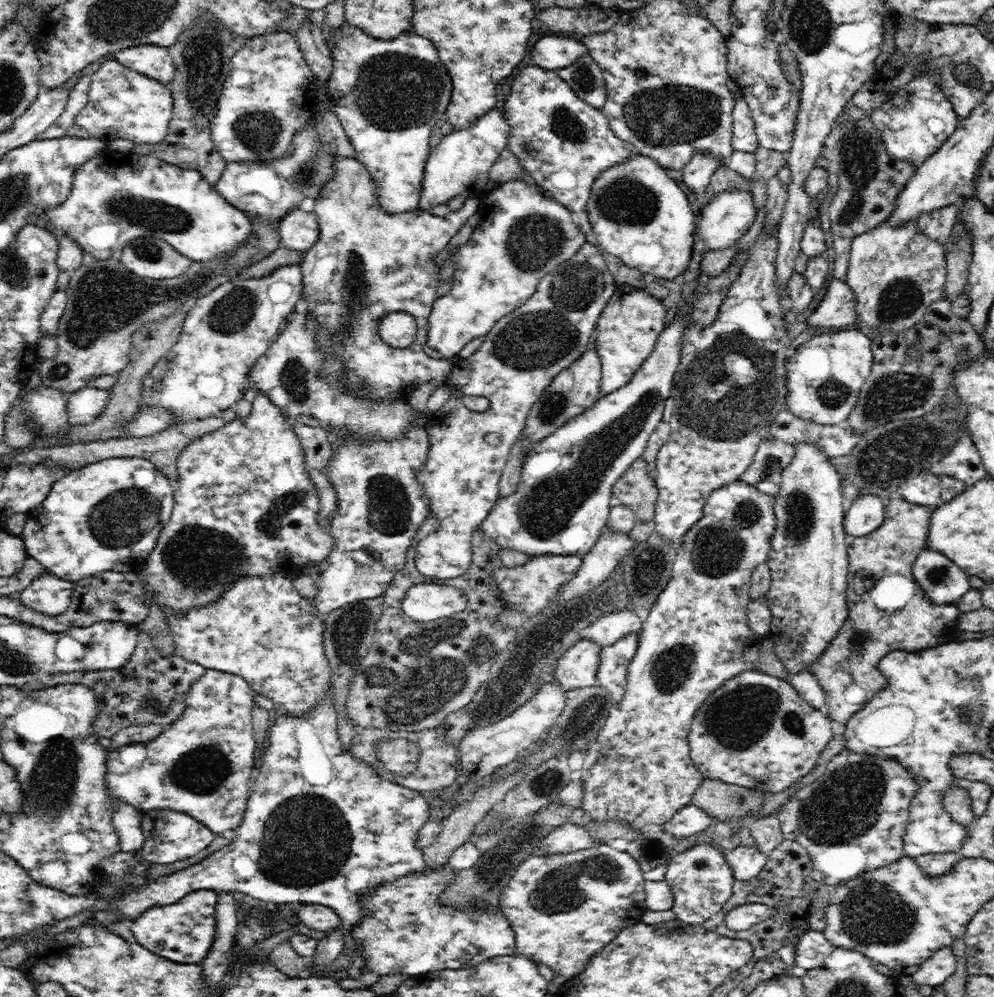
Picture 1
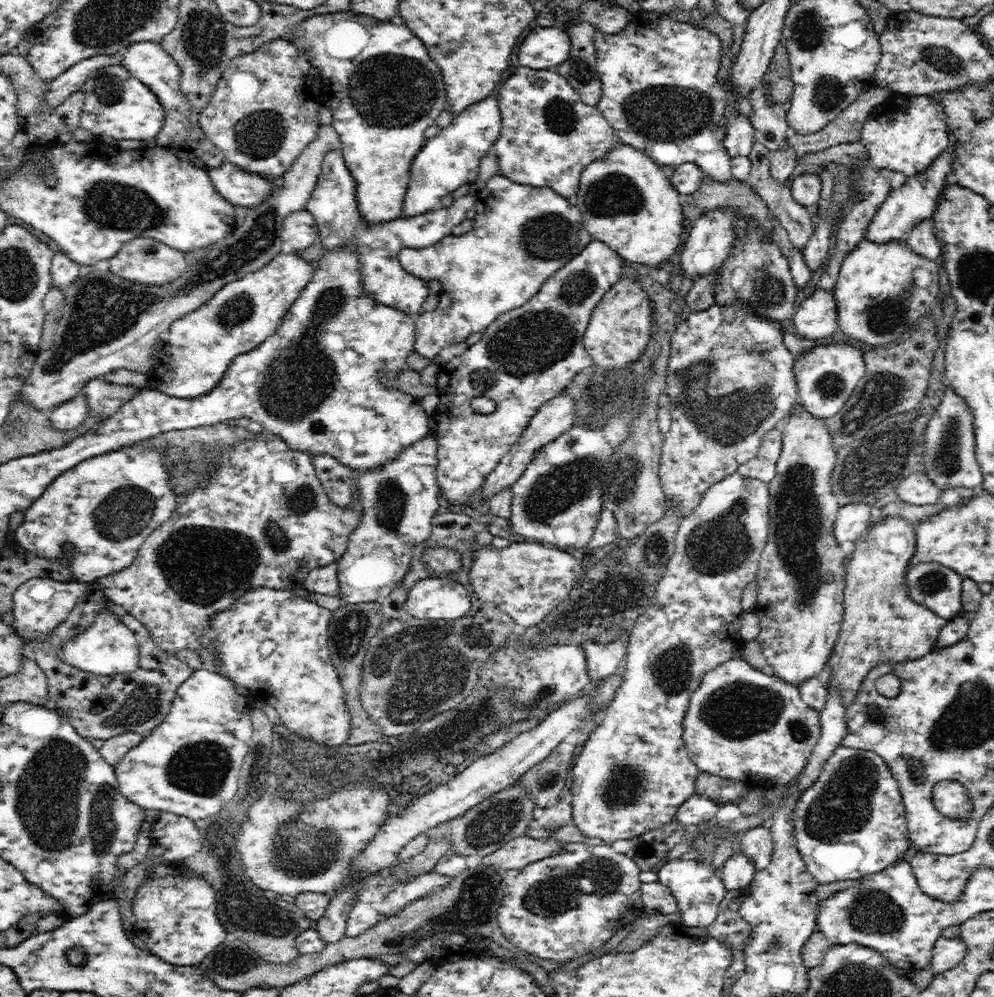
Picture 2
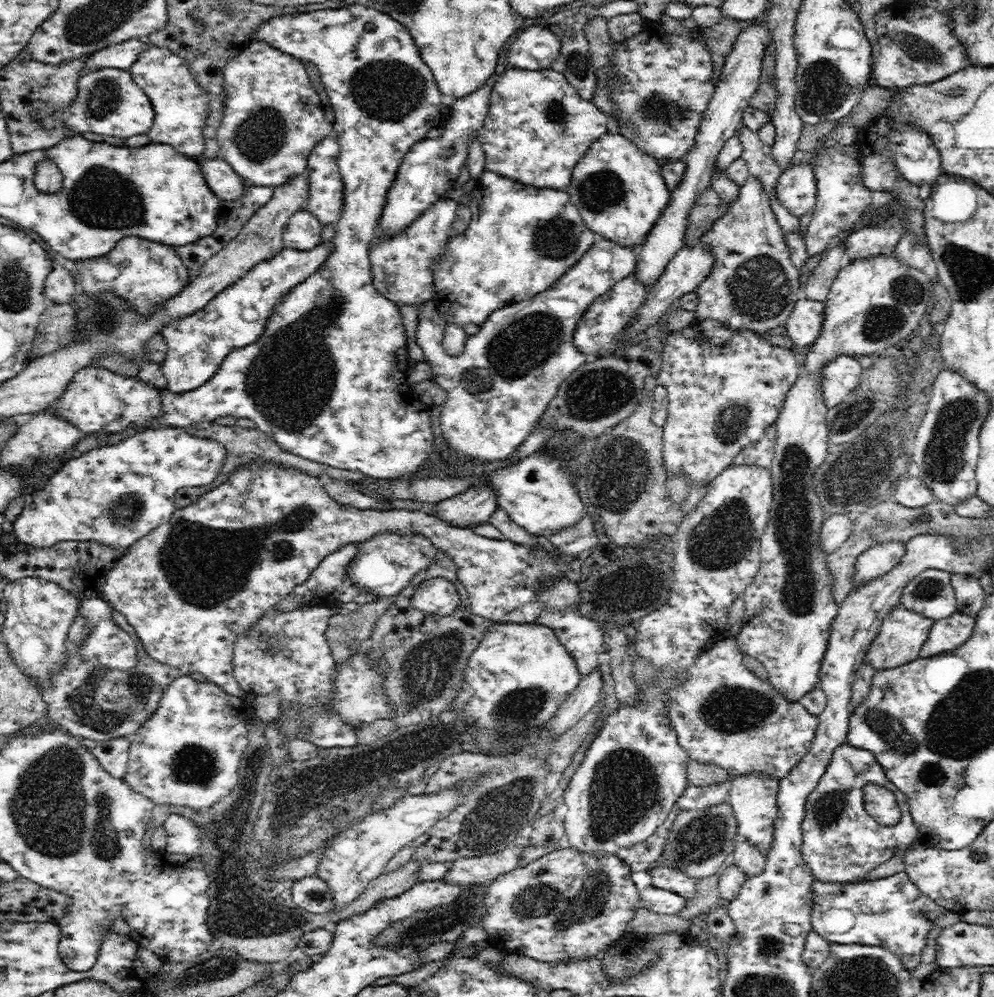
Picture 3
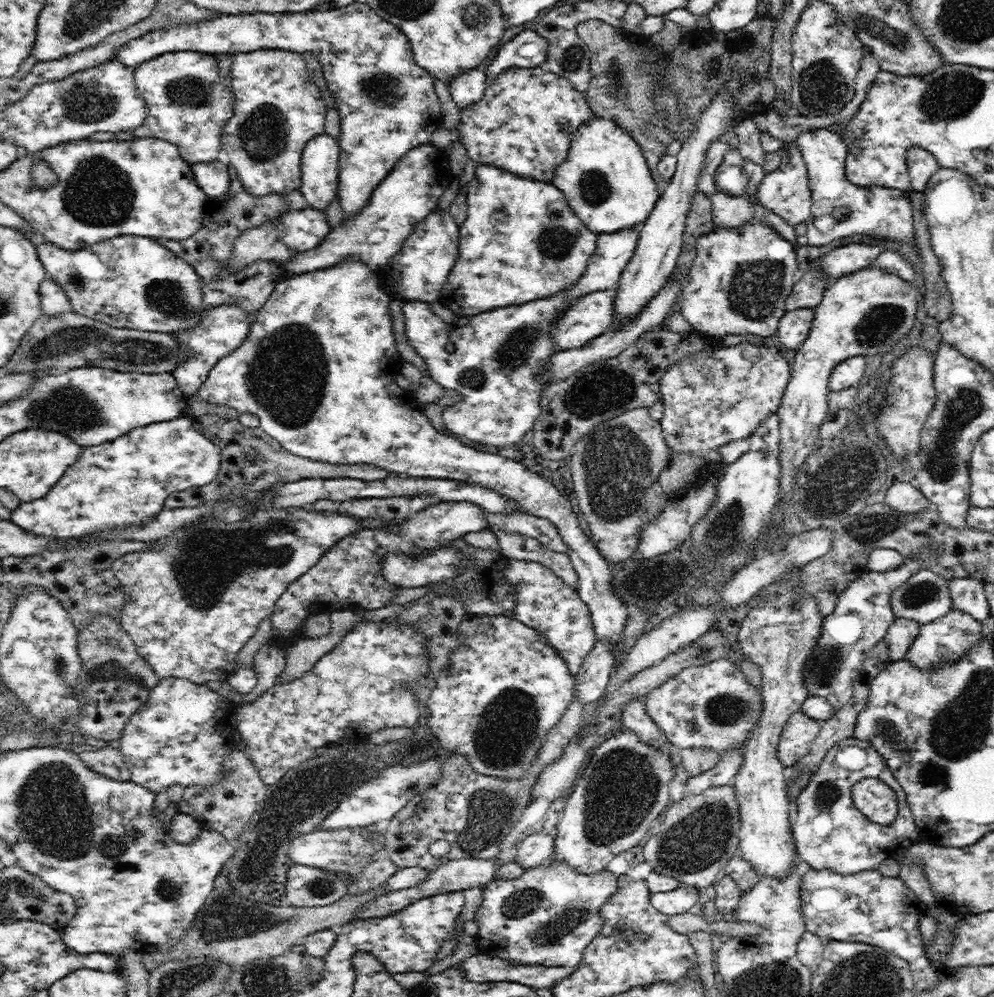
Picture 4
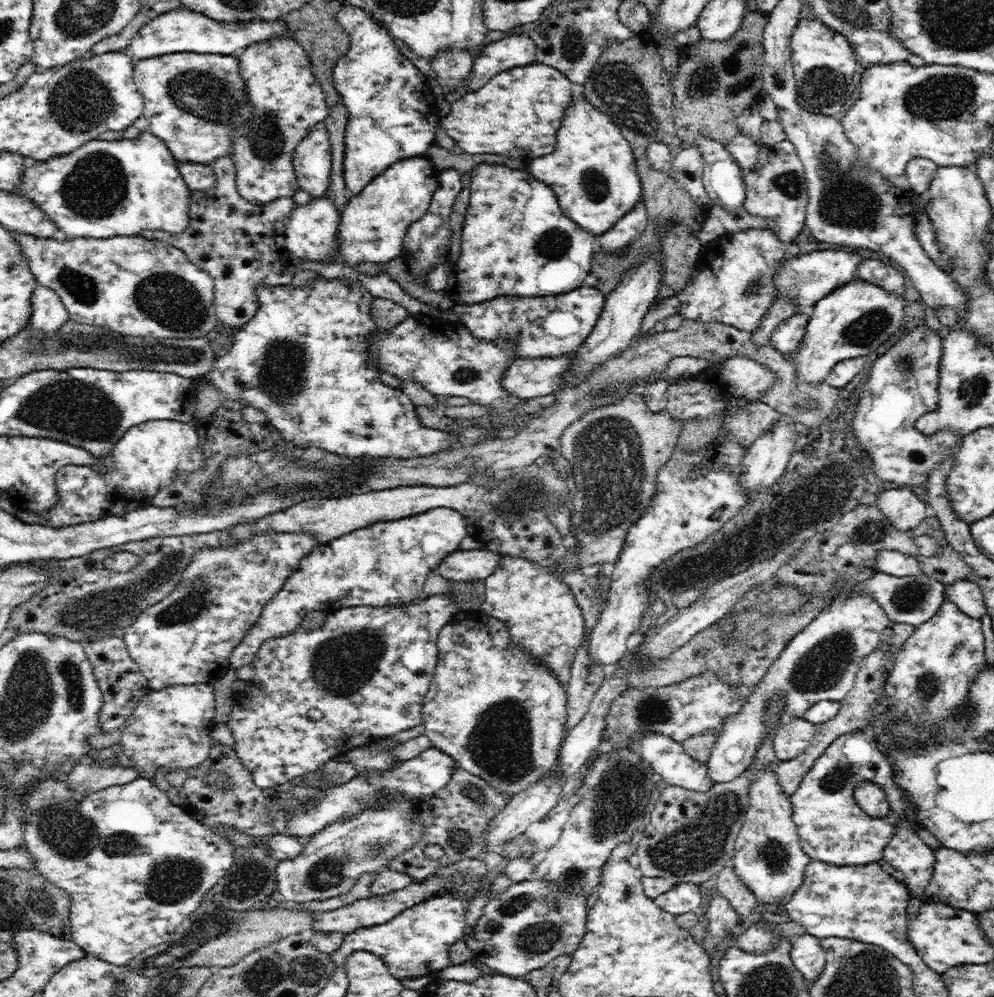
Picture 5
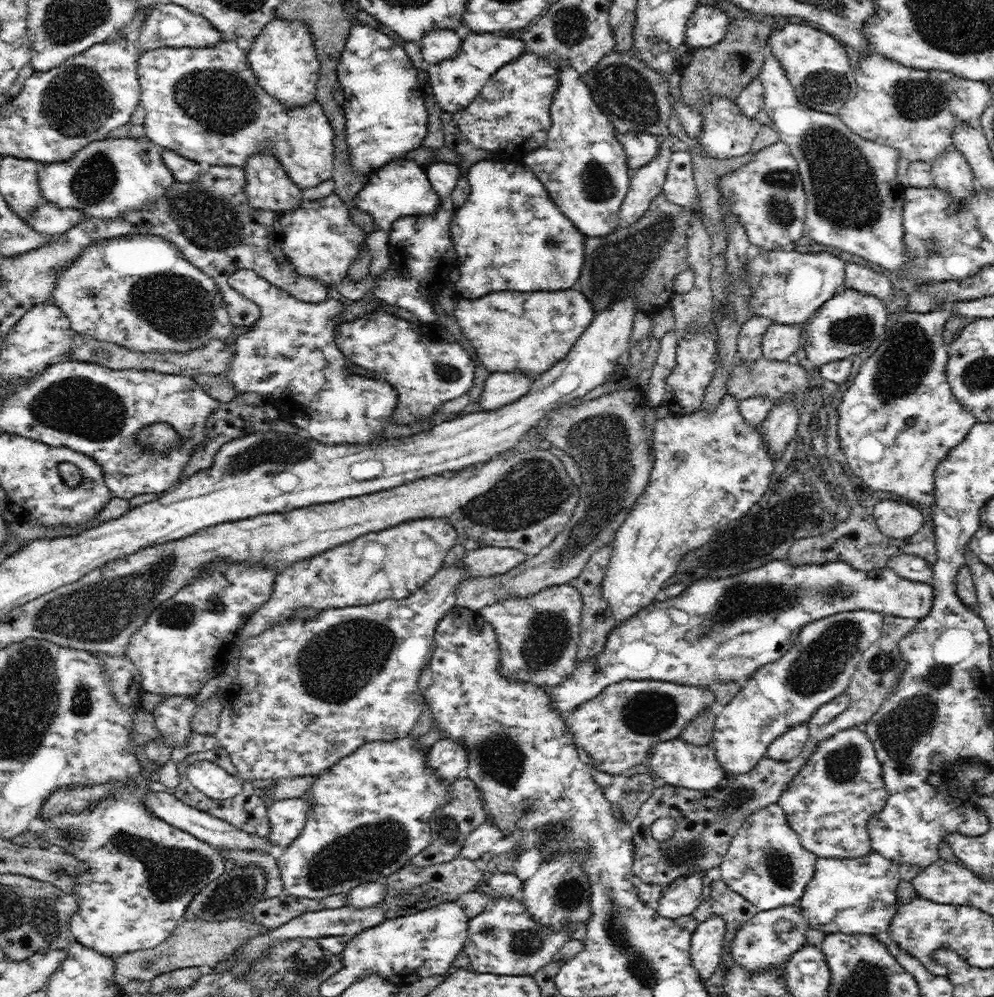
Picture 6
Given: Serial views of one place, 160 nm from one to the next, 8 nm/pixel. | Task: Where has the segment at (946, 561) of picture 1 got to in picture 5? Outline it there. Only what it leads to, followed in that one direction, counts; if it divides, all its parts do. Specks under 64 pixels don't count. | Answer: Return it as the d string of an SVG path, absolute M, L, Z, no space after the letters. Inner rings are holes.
M874 571L868 573L862 582L856 582L856 584L845 584L843 578L838 578L830 588L830 598L826 602L826 607L833 603L834 599L845 599L858 593L872 595L893 623L906 623L915 627L928 622L936 611L940 610L942 602L946 598L945 584L931 579L924 573L918 573L916 576L897 577L885 572Z

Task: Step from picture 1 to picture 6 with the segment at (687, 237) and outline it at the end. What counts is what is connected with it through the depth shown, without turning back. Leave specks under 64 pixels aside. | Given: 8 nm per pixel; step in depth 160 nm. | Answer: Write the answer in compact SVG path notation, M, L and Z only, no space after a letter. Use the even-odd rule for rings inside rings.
M560 63L558 69L558 88L550 104L551 124L546 142L540 148L525 154L523 162L542 181L556 206L582 234L594 237L609 235L619 224L619 210L630 186L626 151L616 138L615 126L594 102L586 77L582 77L570 63L568 66L561 66Z

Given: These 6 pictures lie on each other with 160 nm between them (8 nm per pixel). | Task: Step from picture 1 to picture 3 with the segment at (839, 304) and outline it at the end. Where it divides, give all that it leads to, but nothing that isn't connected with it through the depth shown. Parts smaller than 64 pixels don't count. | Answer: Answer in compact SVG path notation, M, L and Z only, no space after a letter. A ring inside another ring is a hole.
M800 297L785 323L787 335L793 344L812 345L820 336L824 320L824 303Z

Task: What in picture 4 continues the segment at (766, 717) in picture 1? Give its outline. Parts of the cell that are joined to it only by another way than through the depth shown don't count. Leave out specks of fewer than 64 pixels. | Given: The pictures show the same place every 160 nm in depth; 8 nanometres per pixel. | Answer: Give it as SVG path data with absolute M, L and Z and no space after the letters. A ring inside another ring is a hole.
M716 659L702 666L690 665L664 684L644 696L644 707L650 718L663 730L676 749L706 747L726 754L732 748L747 744L762 712L761 688L748 684L740 665L728 659ZM798 710L786 721L777 746L777 757L785 767L796 764L809 753L809 748L818 736L820 722Z

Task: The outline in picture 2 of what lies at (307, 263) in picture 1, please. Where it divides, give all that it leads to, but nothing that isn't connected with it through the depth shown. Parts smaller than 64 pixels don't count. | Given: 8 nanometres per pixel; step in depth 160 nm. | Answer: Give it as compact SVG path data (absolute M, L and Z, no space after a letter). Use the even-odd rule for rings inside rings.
M332 148L322 160L321 172L305 209L316 220L319 238L326 251L334 250L342 244L351 244L355 248L359 254L359 271L366 296L384 306L397 308L416 317L429 295L429 281L406 272L399 261L399 252L403 248L421 249L438 244L452 232L454 226L458 226L466 218L466 212L474 203L475 197L468 193L468 196L456 199L448 208L442 207L421 215L400 216L388 222L368 225L358 211L354 177L344 163L343 152Z

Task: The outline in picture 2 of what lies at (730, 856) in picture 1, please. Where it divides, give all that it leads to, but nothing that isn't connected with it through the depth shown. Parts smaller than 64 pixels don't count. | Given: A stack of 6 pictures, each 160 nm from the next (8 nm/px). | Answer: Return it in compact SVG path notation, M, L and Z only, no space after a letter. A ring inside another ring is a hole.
M734 854L726 860L720 878L727 892L730 890L744 890L753 882L757 873L756 866L744 854Z

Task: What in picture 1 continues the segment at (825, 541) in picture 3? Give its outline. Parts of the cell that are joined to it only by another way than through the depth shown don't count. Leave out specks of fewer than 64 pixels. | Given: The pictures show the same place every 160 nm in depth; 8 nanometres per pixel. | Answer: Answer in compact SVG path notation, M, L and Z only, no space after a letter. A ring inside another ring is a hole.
M874 494L860 495L846 505L844 531L847 538L866 536L885 520L886 505Z

